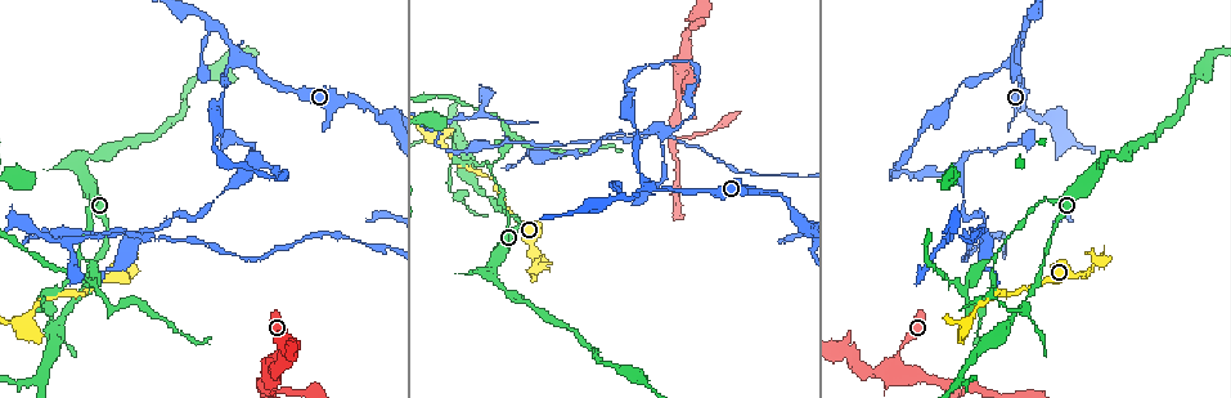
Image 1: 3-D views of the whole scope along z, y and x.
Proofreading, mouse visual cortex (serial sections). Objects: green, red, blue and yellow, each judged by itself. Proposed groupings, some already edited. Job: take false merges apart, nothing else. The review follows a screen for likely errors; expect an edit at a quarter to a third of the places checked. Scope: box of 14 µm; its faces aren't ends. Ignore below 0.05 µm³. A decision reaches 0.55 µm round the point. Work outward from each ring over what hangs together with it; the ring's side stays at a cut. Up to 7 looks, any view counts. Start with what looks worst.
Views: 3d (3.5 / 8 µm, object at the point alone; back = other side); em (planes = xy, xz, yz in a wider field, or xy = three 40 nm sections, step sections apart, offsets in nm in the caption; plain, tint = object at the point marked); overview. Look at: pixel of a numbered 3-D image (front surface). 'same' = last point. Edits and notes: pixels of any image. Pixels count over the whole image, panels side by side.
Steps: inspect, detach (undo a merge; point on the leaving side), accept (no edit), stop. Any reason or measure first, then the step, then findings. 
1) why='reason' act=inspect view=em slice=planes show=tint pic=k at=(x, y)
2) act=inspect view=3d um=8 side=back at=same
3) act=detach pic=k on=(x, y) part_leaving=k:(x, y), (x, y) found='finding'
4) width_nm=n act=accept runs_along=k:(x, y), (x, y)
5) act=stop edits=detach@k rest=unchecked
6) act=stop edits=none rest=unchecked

why='three arms meet' act=inspect view=3d um=8 pic=1 at=(81, 257)

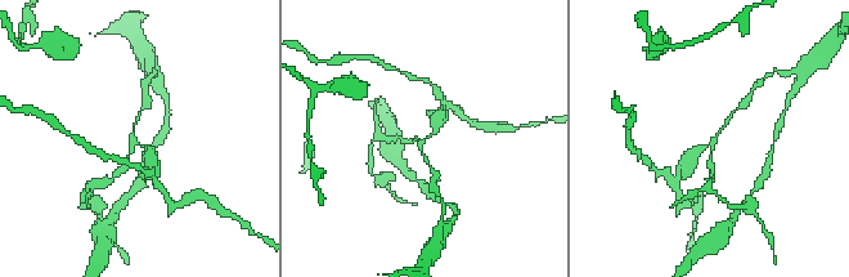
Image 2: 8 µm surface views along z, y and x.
act=inspect view=3d um=3.5 pic=2 at=(136, 142)

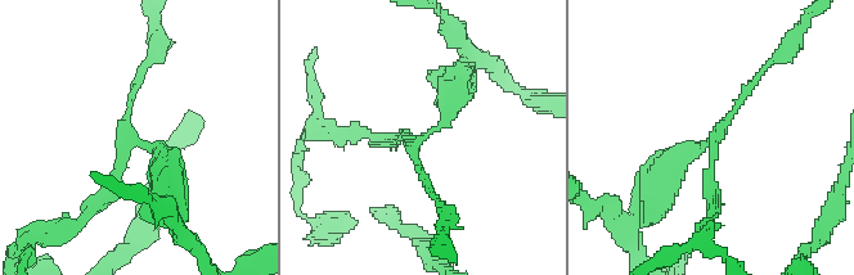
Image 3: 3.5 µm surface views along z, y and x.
arms=3 arm_widths_nm=100,150,300 act=inspect view=em slice=xy step=1 show=tint pic=3 at=(715, 134)

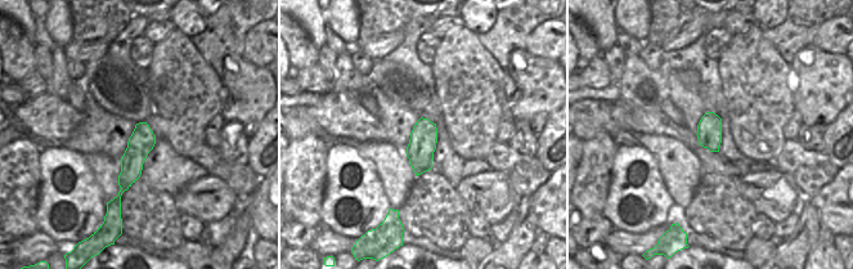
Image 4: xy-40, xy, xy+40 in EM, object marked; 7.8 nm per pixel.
act=accept runs_along=4:(143, 125), (142, 142), (117, 200) found='all the same cell'

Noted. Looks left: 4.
why='abrupt turn' act=inspect view=3d um=3.5 pic=1 at=(453, 160)

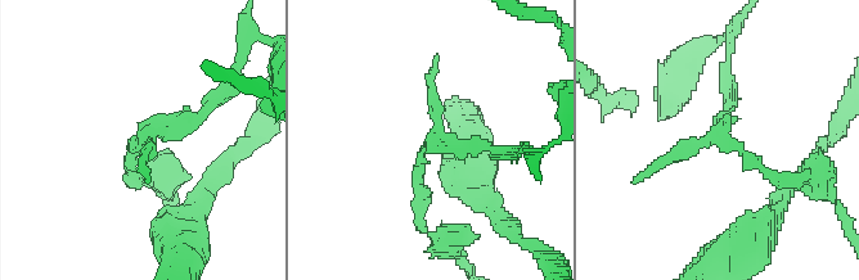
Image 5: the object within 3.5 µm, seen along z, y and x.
why='now the EM' act=inspect view=em slice=xy step=2 show=tint pic=5 at=(433, 144)

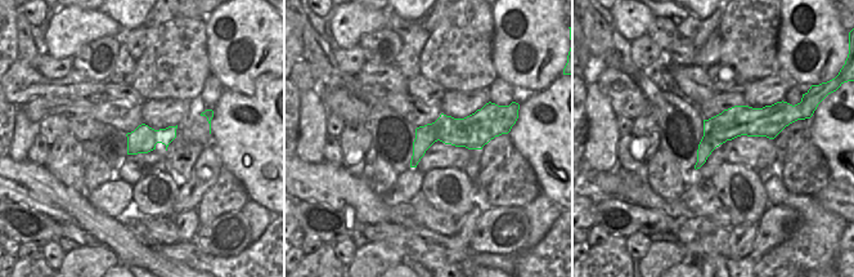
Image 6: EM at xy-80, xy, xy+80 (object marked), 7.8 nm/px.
act=accept found='continuous, no second cell'

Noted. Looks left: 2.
why='sharp bend' act=inspect view=3d um=3.5 pic=1 at=(239, 61)

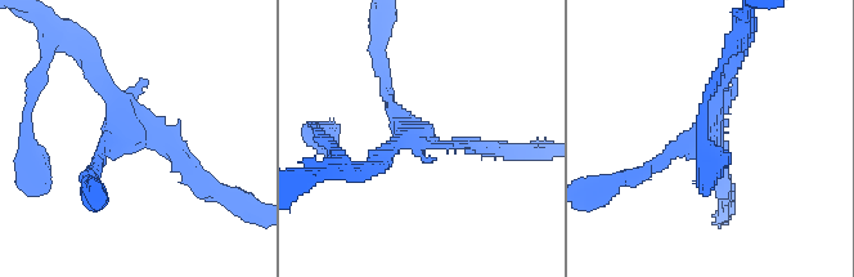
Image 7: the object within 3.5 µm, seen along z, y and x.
act=inspect view=em slice=xy step=3 show=tint pic=7 at=(425, 137)

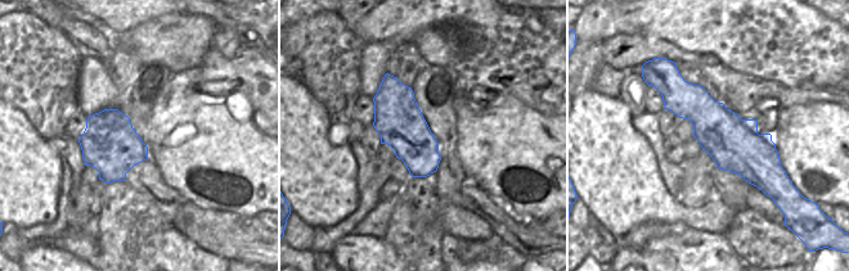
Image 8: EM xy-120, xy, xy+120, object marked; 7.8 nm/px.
act=accept runs_along=7:(491, 148), (436, 146), (396, 116), (385, 76) found='one cell here'

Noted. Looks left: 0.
act=stop edits=none rest=unchecked

